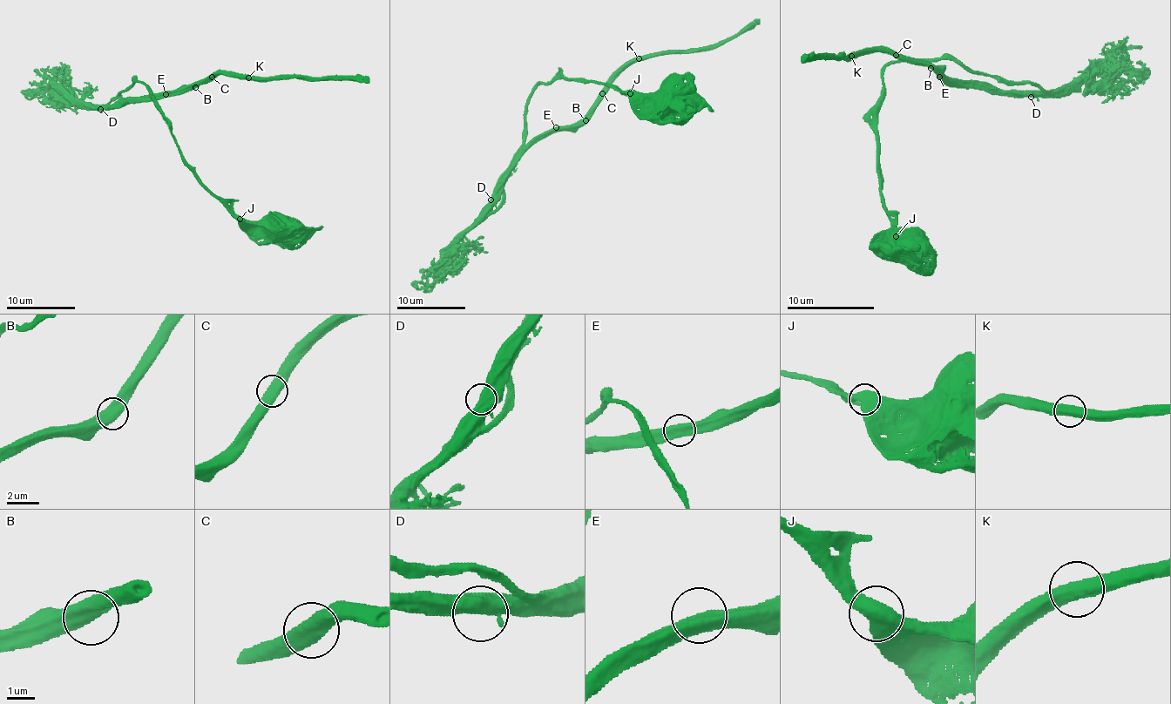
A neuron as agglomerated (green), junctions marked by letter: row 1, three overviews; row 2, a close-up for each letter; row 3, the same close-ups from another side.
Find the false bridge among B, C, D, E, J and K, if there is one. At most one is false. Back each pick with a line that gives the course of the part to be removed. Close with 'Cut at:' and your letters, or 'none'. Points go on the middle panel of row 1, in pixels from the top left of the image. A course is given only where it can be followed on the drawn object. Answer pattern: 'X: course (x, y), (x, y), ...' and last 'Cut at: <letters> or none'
Cut at: none

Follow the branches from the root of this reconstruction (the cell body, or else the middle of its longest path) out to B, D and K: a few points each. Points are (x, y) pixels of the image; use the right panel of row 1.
B: (911, 249), (920, 252), (897, 239), (880, 192), (883, 71), (959, 59), (1039, 90), (987, 92), (930, 68)
D: (911, 249), (920, 252), (897, 239), (880, 192), (883, 71), (959, 59), (1033, 84), (1031, 97)
K: (911, 249), (880, 192), (883, 71), (959, 59), (1039, 90), (987, 92), (883, 50), (852, 55)

